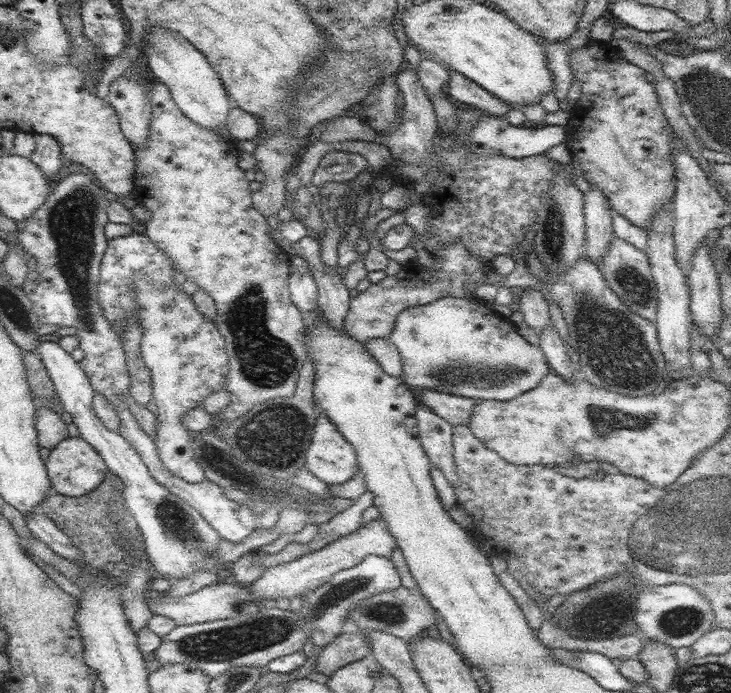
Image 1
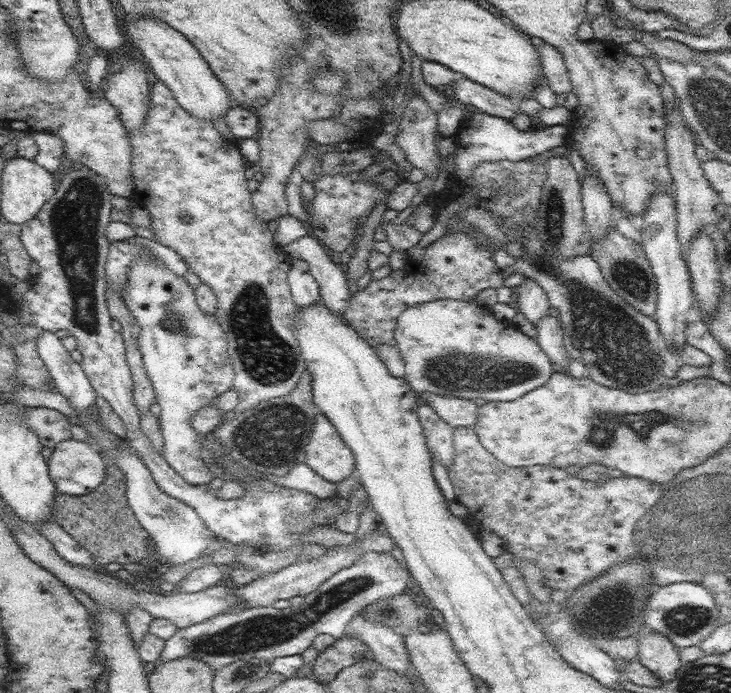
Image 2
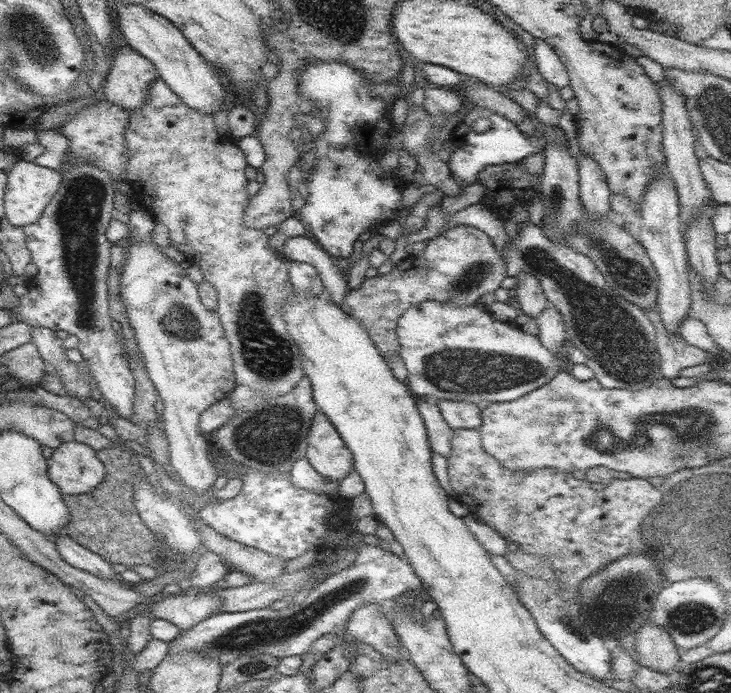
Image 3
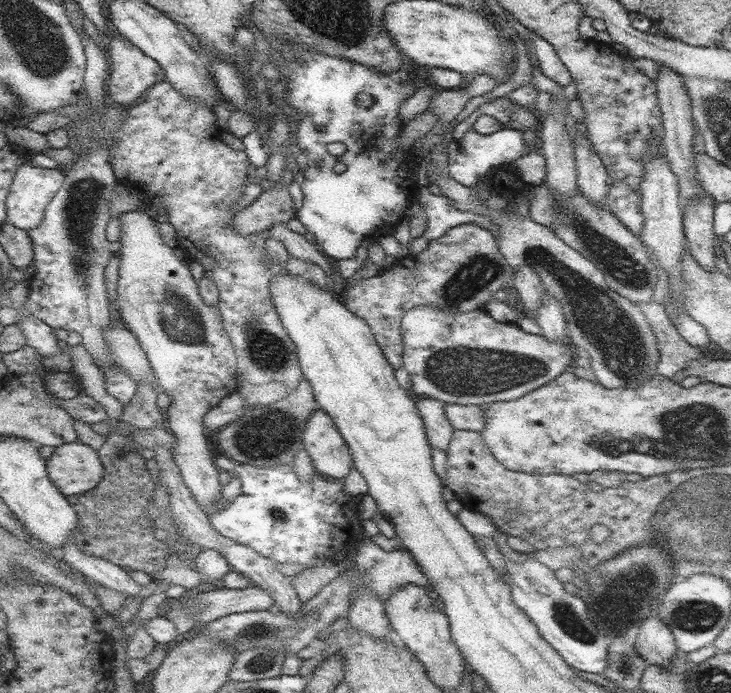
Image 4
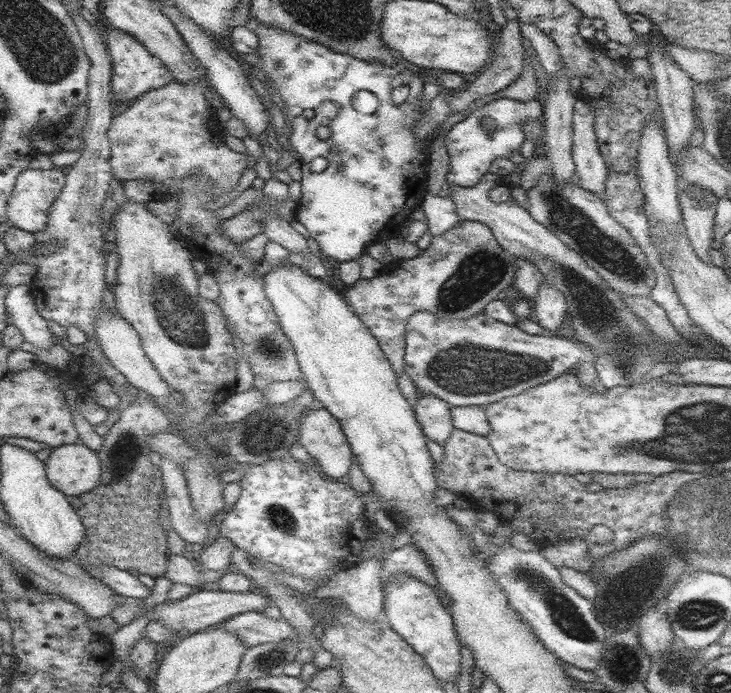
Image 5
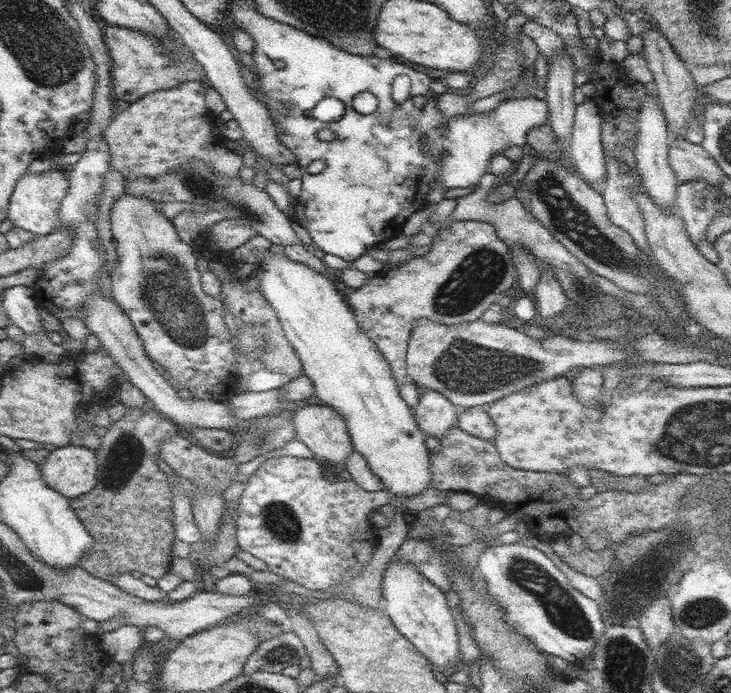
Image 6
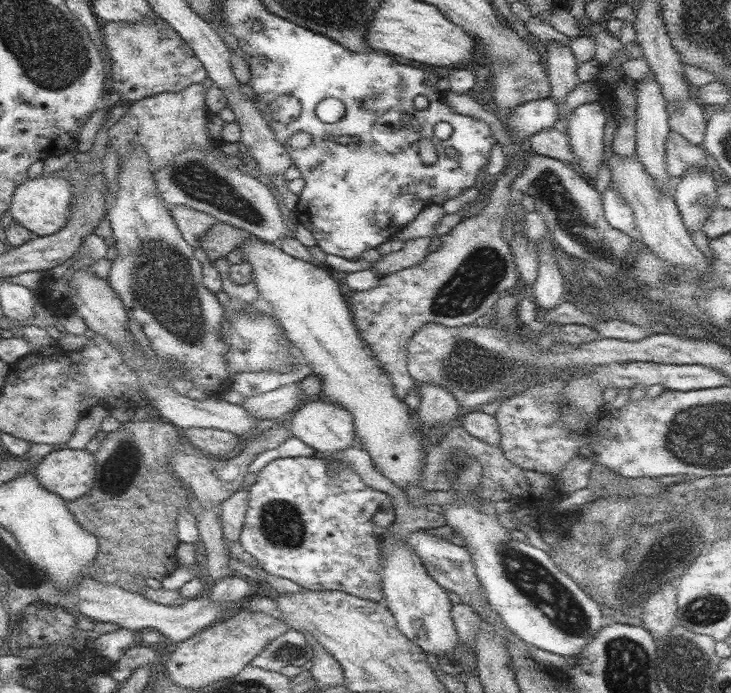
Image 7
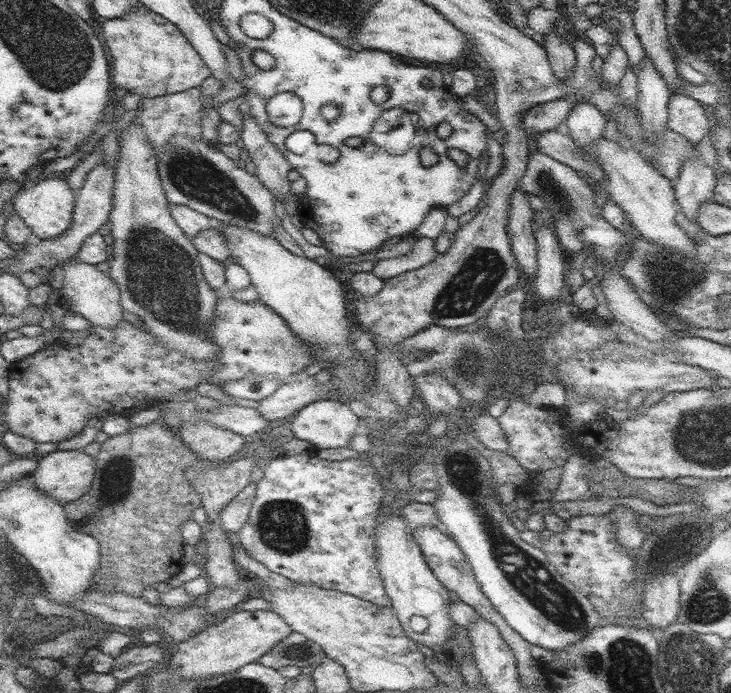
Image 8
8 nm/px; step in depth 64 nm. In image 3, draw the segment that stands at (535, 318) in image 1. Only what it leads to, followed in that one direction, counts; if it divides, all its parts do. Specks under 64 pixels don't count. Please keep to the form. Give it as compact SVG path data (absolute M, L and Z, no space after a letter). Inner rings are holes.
M520 271L520 274L515 277L517 278L515 284L516 306L528 316L536 318L550 304L540 281L533 274L524 271Z

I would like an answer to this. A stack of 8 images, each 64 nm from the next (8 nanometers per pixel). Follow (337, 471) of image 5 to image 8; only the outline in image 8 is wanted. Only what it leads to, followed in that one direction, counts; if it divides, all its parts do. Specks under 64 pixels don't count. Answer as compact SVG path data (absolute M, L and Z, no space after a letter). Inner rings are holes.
M335 398L307 404L285 424L292 430L295 438L307 441L319 453L326 453L328 449L349 447L350 440L359 431L358 416L350 410L347 402Z

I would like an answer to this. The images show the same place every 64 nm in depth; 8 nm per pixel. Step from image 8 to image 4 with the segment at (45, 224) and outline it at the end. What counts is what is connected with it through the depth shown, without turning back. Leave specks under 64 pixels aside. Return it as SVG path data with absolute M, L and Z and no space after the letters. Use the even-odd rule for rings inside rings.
M26 161L20 166L14 175L13 183L6 199L7 221L16 228L27 231L40 226L48 203L62 186L65 179L64 171L62 167L50 169L34 166L30 161Z

